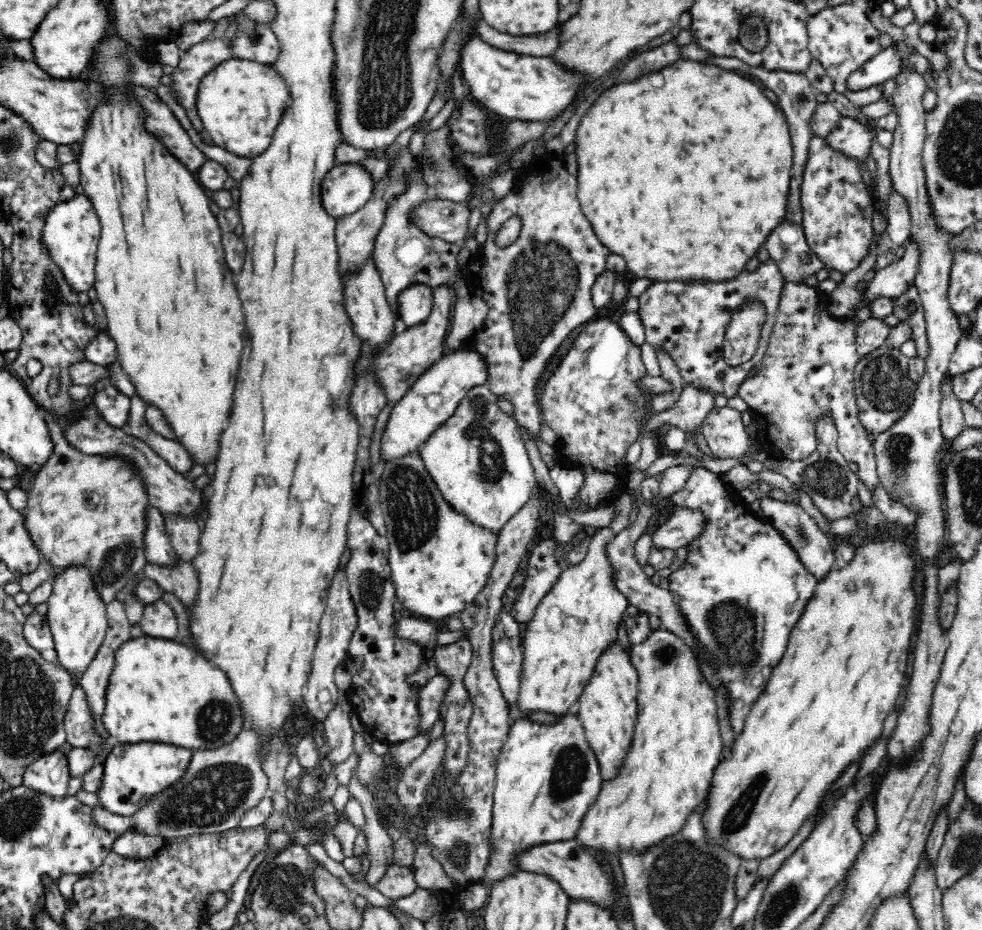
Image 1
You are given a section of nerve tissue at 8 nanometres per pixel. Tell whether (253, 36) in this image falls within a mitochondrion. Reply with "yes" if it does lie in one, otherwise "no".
yes

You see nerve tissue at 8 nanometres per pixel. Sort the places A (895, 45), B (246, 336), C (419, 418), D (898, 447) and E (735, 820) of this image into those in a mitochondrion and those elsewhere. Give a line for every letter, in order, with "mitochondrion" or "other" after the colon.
A: other
B: other
C: other
D: mitochondrion
E: mitochondrion

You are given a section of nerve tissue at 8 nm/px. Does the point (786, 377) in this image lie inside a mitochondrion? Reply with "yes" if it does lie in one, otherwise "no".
no

